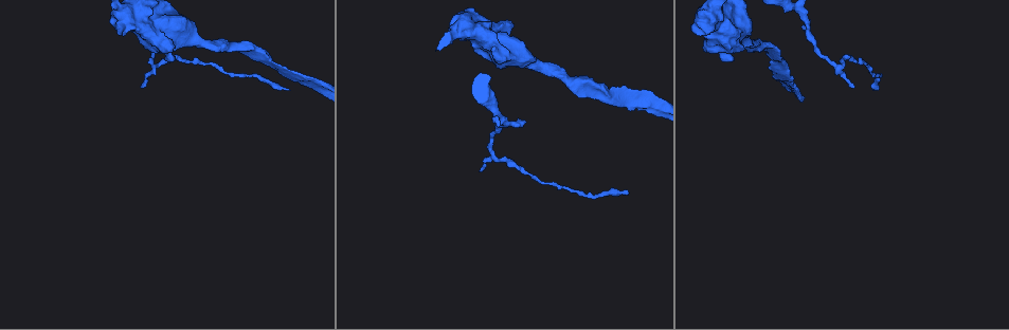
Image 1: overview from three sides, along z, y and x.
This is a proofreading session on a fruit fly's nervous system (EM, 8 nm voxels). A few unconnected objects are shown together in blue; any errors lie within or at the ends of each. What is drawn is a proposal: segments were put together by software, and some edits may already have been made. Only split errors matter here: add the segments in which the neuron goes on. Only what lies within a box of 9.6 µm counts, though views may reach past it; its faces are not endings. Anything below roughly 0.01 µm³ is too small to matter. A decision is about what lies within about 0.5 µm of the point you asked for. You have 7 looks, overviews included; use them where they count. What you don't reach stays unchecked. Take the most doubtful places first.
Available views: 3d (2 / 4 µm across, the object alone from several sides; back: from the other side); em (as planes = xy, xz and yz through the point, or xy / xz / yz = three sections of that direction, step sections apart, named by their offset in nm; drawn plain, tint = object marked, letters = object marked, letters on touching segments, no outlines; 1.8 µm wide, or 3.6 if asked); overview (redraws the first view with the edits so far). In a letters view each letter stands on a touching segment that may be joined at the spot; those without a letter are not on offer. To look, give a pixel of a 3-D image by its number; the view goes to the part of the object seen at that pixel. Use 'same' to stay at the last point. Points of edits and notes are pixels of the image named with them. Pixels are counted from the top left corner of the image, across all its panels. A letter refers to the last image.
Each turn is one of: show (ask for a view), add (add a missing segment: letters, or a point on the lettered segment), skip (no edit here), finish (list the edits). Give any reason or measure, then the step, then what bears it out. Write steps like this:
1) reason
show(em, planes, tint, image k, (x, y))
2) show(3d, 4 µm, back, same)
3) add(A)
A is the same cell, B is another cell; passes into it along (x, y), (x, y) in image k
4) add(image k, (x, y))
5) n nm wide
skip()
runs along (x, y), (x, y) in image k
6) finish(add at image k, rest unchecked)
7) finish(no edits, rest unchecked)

thin end
show(3d, 2 µm, image 1, (877, 89))

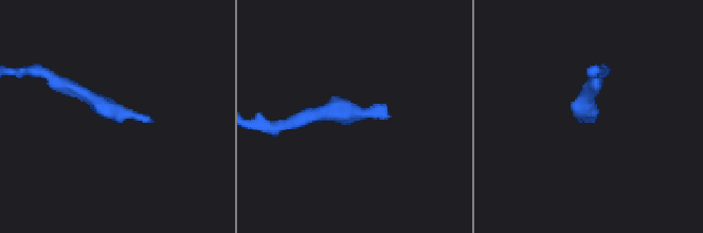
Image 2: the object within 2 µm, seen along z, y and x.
show(em, planes, letters, image 2, (384, 117))

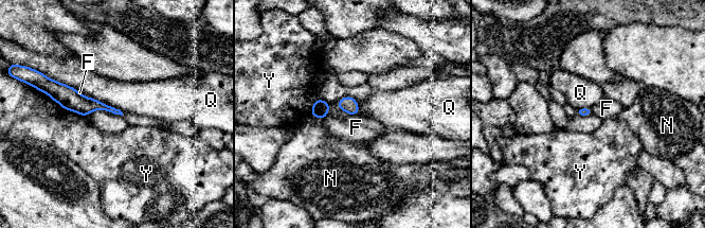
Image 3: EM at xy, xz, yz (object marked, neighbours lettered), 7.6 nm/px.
skip()
F, N, Q and Y are other cells; border along (358, 112), (349, 115) in image 3; no lettered segment goes on from it

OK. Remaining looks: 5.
branch stops here
show(em, planes, letters, image 1, (804, 26))

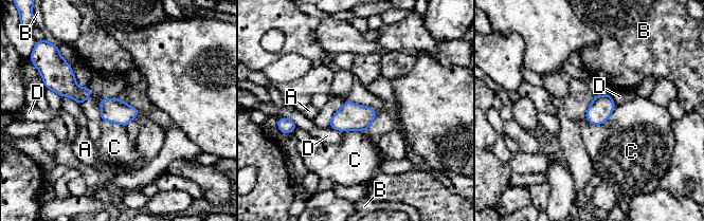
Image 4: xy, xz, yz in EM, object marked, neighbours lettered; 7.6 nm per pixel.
180 nm wide
skip()
A, B, C and D are other cells; border along (615, 105), (603, 123), (585, 120) in image 4; none of them fits

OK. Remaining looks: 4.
an open end
show(3d, 2 µm, image 1, (624, 88))

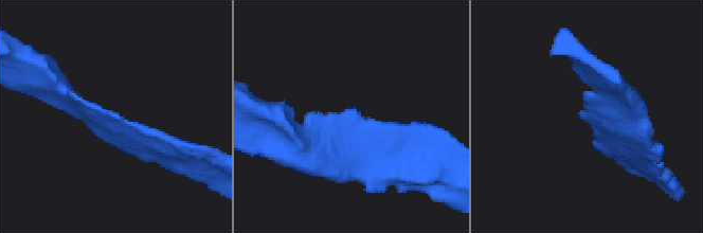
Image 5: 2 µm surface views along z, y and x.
need the tissue
show(em, planes, plain, image 5, (120, 118))

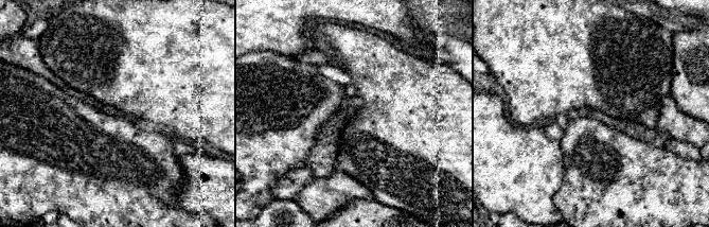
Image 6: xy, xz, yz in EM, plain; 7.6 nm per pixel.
show(em, planes, letters, same)

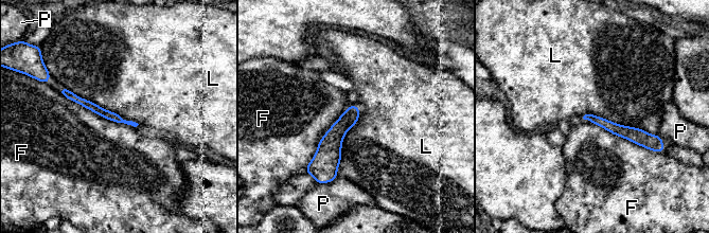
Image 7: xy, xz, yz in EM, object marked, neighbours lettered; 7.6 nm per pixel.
F touches over 650 nm
skip()
F, L and P are other cells; runs along (354, 108), (332, 140), (323, 171) in image 7; none of them fits

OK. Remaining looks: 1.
finish(no edits, rest unchecked)

